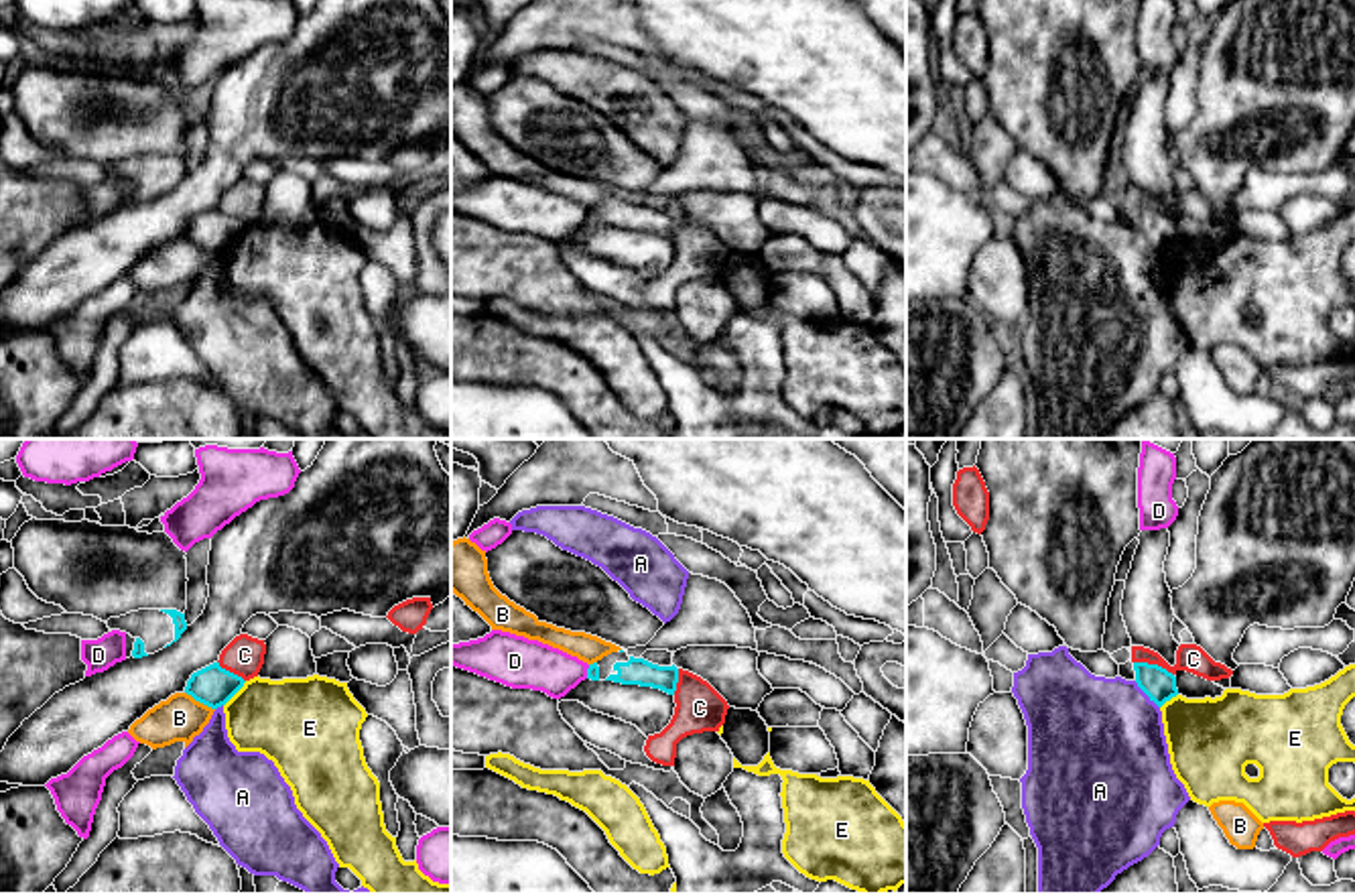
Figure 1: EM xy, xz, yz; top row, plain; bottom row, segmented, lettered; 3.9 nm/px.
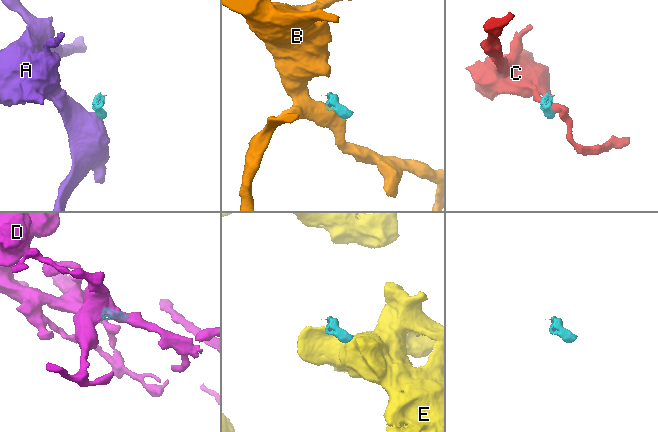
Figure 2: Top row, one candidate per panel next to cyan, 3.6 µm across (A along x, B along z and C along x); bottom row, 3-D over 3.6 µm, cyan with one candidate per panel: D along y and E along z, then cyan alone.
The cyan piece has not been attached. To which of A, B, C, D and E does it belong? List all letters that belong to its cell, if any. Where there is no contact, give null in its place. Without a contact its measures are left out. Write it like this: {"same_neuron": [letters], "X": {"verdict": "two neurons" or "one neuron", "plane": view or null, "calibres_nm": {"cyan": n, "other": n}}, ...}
{"same_neuron": [], "A": {"verdict": "two neurons", "plane": "yz", "calibres_nm": {"cyan": 130, "other": 480}}, "B": {"verdict": "two neurons", "plane": "xy", "calibres_nm": {"cyan": 160, "other": 180}}, "C": {"verdict": "two neurons", "plane": "yz", "calibres_nm": {"cyan": 130, "other": 110}}, "D": {"verdict": "two neurons", "plane": "xz", "calibres_nm": {"cyan": 50, "other": 190}}, "E": {"verdict": "two neurons", "plane": "xy", "calibres_nm": {"cyan": 160, "other": 340}}}

